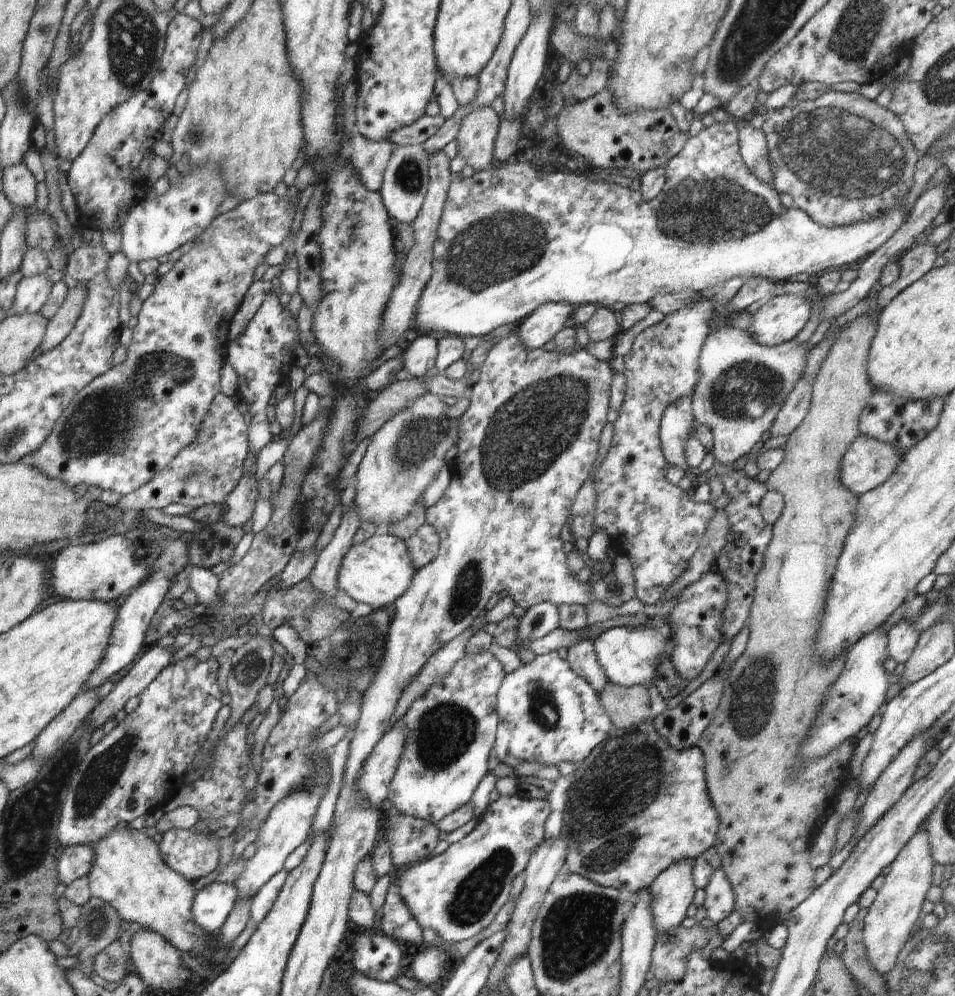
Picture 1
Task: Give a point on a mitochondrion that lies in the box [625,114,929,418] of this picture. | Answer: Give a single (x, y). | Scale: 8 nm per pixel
(698, 212)

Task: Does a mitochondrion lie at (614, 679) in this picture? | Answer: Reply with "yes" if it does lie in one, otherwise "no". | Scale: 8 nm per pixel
no

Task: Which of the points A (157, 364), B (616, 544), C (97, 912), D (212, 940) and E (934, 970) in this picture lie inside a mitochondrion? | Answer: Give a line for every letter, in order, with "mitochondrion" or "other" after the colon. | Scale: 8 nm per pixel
A: mitochondrion
B: other
C: mitochondrion
D: other
E: mitochondrion

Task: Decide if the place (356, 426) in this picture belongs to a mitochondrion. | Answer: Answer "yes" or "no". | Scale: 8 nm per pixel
no

